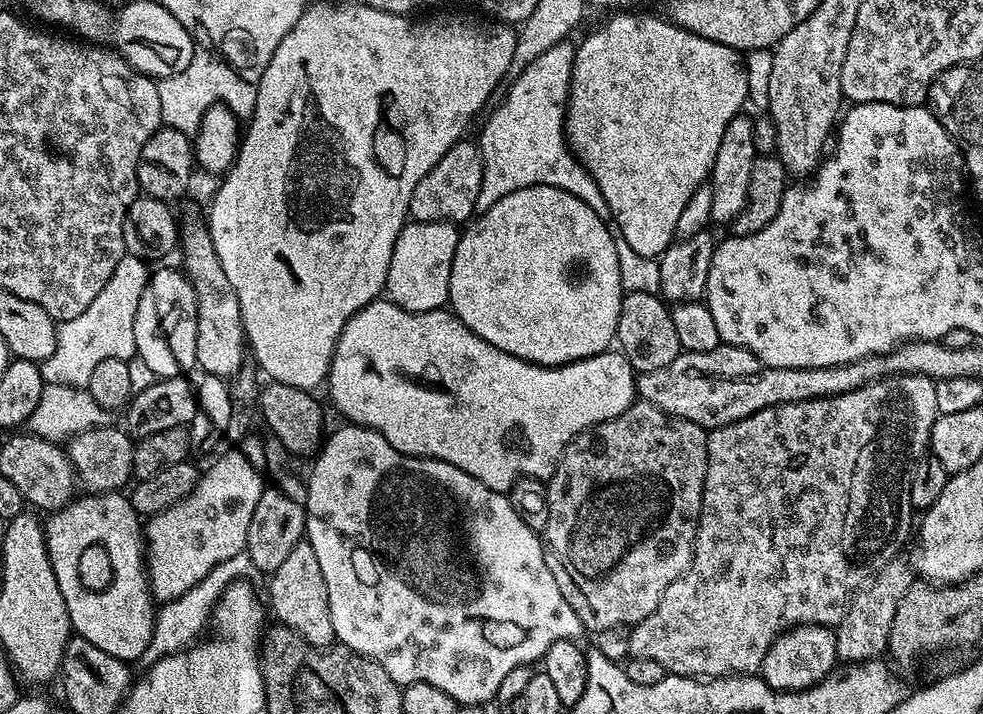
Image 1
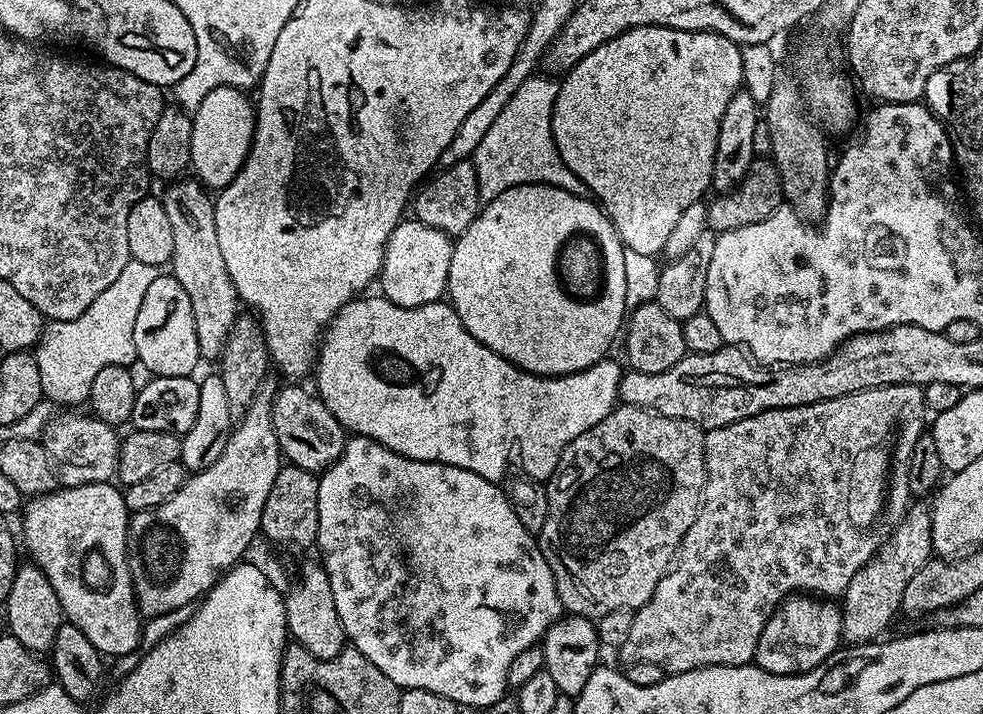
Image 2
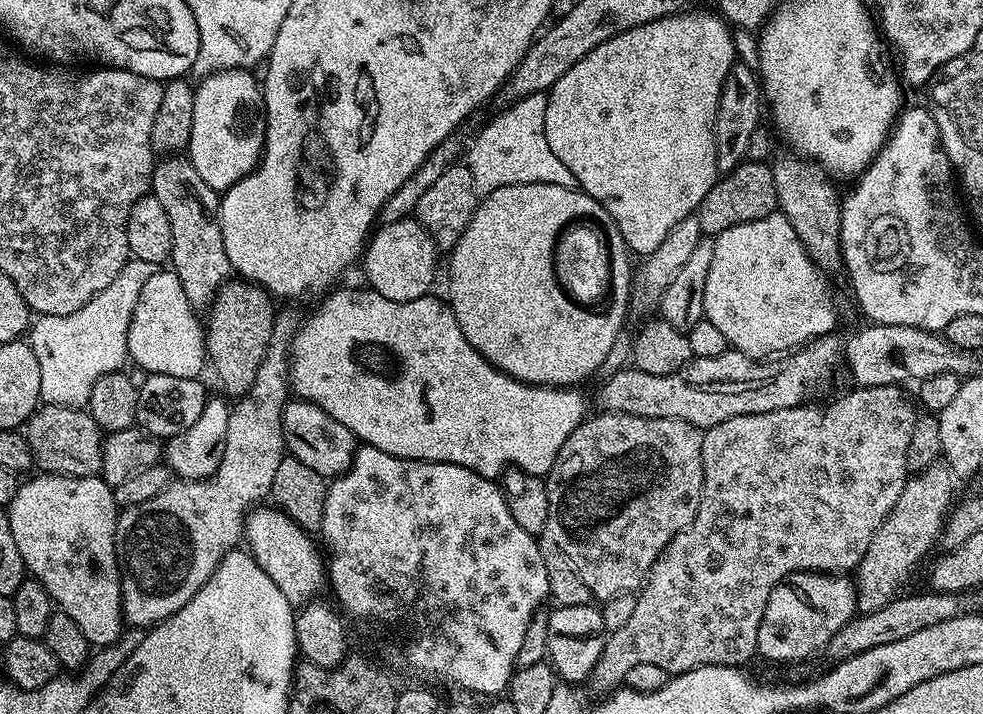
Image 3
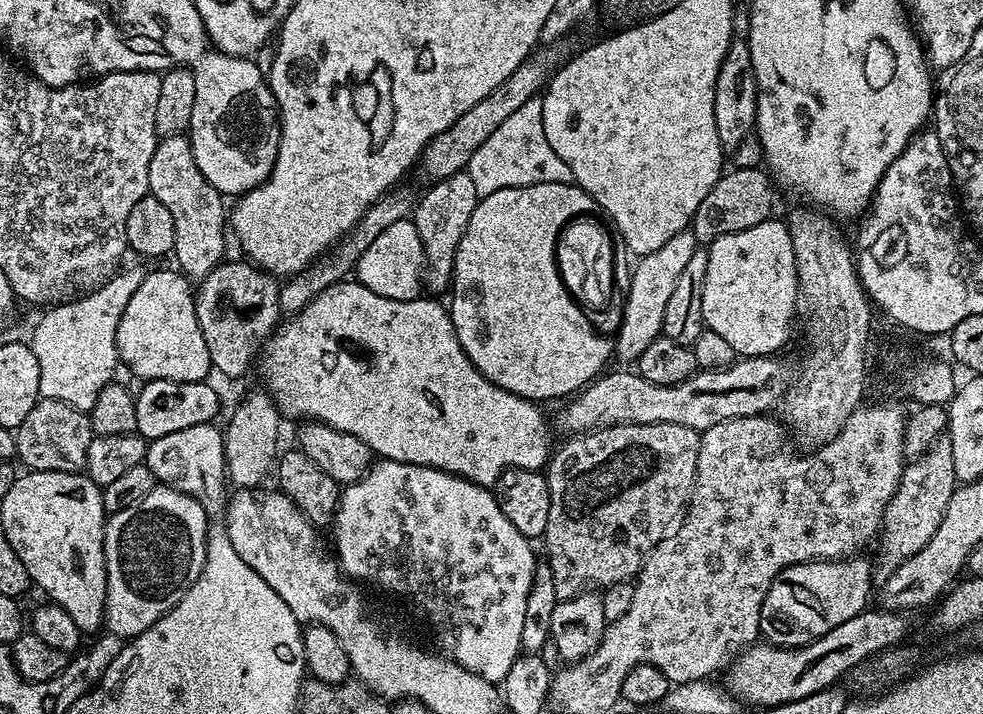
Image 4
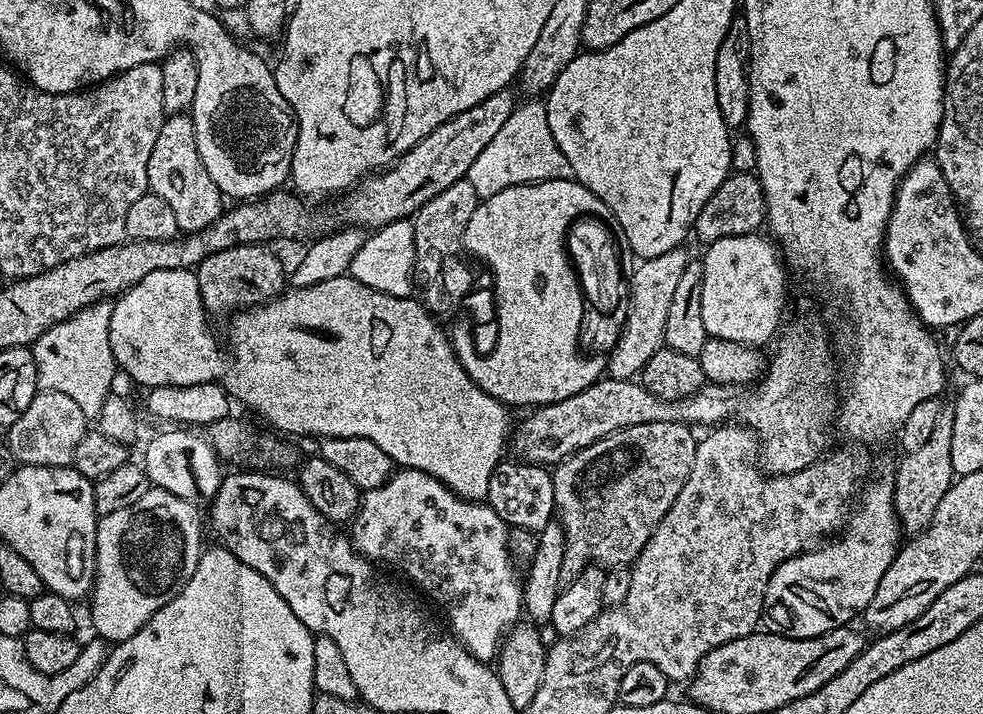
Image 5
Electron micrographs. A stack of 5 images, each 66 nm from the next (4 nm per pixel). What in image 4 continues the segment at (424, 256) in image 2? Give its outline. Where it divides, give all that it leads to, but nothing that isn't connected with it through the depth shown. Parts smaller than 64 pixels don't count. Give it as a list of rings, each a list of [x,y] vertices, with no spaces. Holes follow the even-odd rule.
[[[407,219],[394,222],[394,226],[386,226],[386,230],[382,230],[382,234],[378,234],[378,238],[366,250],[366,254],[362,254],[362,258],[356,263],[354,276],[359,283],[374,290],[374,294],[382,294],[382,298],[415,300],[421,295],[420,275],[423,274],[424,268],[426,272],[422,238],[418,238],[416,225],[412,223],[411,219]]]

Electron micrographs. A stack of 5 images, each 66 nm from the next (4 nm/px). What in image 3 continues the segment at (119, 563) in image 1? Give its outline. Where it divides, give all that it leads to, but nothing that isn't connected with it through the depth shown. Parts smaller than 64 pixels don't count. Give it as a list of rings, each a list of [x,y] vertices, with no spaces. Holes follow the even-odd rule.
[[[39,475],[33,480],[25,479],[18,494],[14,494],[14,502],[7,507],[11,533],[14,534],[17,552],[21,555],[27,575],[48,591],[48,597],[58,605],[59,611],[78,622],[78,630],[86,634],[89,645],[113,644],[126,628],[124,613],[120,610],[122,590],[116,557],[118,505],[113,485],[107,484],[99,475]]]

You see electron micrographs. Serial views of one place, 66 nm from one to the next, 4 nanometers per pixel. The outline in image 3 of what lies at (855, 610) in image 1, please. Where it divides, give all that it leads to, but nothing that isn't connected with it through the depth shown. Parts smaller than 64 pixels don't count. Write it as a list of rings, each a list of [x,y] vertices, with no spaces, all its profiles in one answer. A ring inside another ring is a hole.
[[[937,462],[904,483],[898,502],[894,502],[894,510],[890,510],[882,526],[878,526],[878,534],[874,534],[866,554],[854,569],[857,613],[877,612],[891,604],[901,595],[903,588],[900,587],[911,578],[912,571],[923,562],[924,555],[938,544],[953,505],[952,480],[952,469]]]

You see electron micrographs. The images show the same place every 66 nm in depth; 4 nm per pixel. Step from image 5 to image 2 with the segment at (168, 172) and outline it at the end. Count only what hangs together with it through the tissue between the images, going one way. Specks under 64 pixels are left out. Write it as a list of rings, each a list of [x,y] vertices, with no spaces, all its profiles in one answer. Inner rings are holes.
[[[177,178],[165,188],[168,189],[162,193],[162,199],[174,237],[170,272],[190,297],[190,310],[194,310],[194,330],[198,334],[201,357],[205,361],[215,361],[226,346],[238,317],[238,297],[218,246],[218,226],[214,226],[216,206],[209,189],[195,178]]]

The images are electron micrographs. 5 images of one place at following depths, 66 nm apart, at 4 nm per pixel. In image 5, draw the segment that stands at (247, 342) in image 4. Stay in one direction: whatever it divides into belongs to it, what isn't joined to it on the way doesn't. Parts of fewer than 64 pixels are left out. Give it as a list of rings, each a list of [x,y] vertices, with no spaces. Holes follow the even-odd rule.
[[[263,243],[237,244],[234,248],[210,254],[195,268],[206,312],[214,316],[224,312],[230,314],[276,299],[285,291],[288,284],[286,268],[284,272],[283,262],[268,248],[271,247]]]

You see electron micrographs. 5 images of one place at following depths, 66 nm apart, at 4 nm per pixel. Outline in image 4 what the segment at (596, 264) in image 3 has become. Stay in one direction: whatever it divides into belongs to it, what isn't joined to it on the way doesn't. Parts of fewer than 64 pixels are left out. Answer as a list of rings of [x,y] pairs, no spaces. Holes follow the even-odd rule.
[[[572,212],[572,216],[556,228],[556,240],[552,240],[552,268],[556,268],[556,276],[560,276],[560,288],[564,288],[568,304],[584,316],[584,324],[592,328],[592,336],[600,336],[600,340],[614,340],[614,330],[620,326],[624,300],[628,296],[628,280],[620,280],[620,264],[630,264],[630,256],[620,256],[620,252],[629,251],[624,240],[616,240],[616,236],[612,236],[613,227],[612,220],[604,224],[604,220],[588,216],[588,212]]]

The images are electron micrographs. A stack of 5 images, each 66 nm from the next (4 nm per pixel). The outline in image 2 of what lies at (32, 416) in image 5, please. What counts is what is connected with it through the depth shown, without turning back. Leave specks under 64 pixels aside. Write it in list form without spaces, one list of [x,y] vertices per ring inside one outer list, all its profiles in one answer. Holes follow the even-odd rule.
[[[56,414],[45,426],[42,443],[52,461],[61,485],[73,488],[83,484],[106,484],[115,477],[121,437],[117,429],[93,414],[61,416]]]

